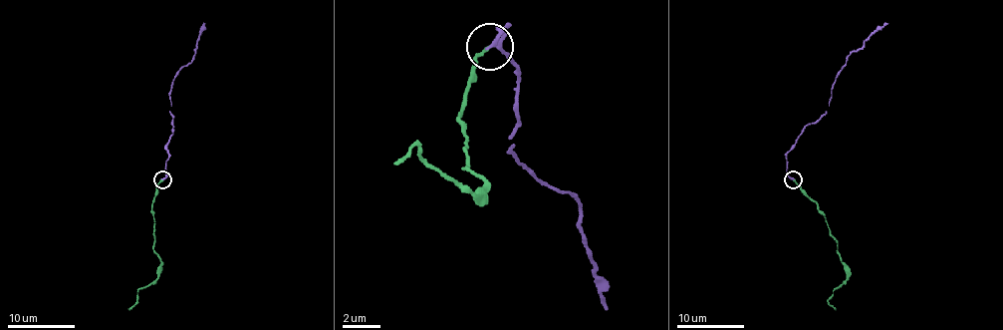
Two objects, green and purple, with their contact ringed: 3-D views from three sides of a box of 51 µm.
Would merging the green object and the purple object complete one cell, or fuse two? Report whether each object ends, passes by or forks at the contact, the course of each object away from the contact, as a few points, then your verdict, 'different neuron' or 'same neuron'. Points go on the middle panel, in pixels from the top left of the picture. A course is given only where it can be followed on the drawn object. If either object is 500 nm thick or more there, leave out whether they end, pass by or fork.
green ends; purple ends; course green (491, 45), (458, 111), (467, 139), (463, 167), (486, 186), (472, 195), (420, 158), (415, 144), (392, 163); course purple (491, 45), (505, 26), (500, 45), (519, 78), (510, 139), (514, 158), (581, 204), (585, 252), (609, 308); same neuron

